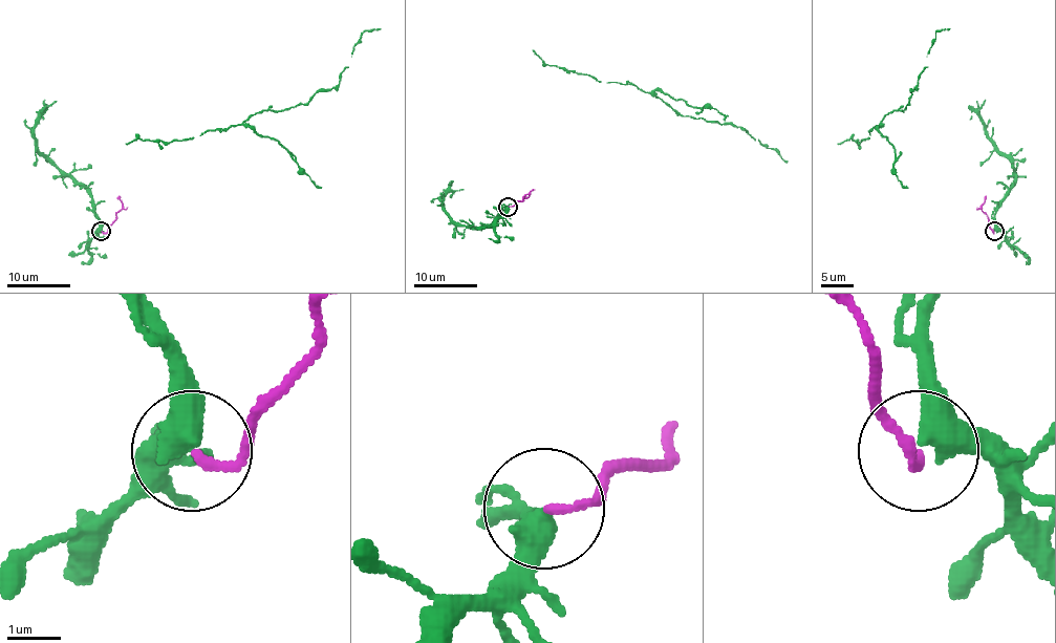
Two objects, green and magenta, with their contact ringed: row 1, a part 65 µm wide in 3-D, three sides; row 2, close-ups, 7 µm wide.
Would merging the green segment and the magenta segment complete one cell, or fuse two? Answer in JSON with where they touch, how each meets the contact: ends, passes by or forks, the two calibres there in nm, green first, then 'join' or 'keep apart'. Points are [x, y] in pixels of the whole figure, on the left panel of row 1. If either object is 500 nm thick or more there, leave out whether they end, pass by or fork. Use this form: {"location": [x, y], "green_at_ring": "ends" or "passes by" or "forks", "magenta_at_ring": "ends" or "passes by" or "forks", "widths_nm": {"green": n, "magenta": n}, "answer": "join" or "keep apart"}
{"location": [101, 231], "green_at_ring": "passes by", "magenta_at_ring": "ends", "widths_nm": {"green": 420, "magenta": 140}, "answer": "keep apart"}

